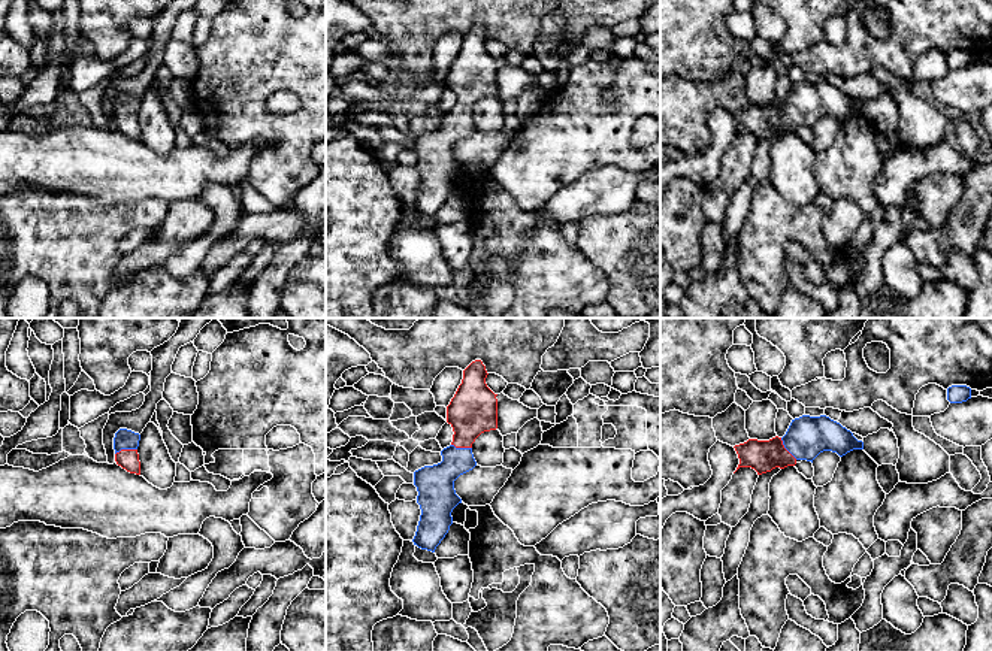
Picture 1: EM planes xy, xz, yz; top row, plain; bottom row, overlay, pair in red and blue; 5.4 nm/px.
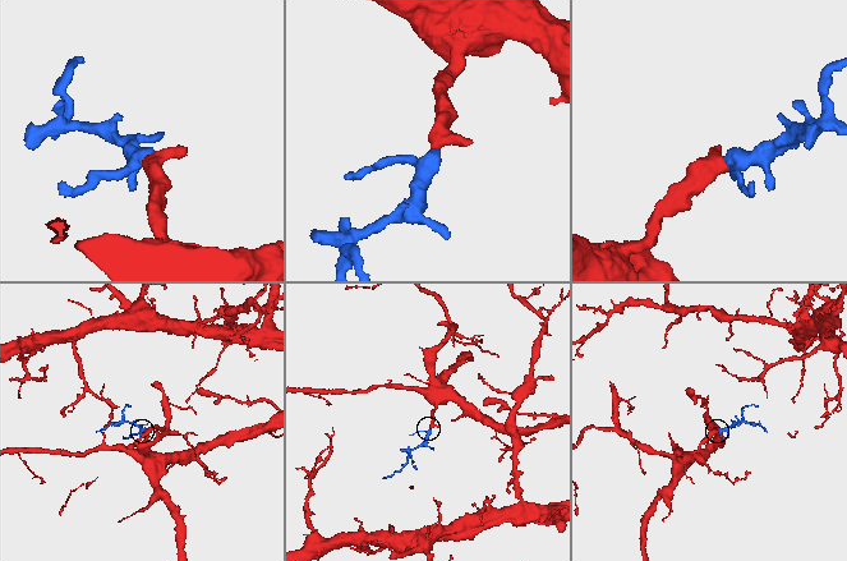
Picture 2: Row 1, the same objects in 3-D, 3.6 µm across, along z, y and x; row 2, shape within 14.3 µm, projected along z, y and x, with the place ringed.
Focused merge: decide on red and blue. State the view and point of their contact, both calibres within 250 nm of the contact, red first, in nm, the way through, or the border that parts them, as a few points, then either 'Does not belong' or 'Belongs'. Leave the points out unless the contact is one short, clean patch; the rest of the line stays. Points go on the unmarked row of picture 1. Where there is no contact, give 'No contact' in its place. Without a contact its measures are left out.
Touches red at xy (126, 115). Thickness 110 nm (red) against 110 nm. Path across: xy (127, 124), (126, 115), (124, 105). Belongs

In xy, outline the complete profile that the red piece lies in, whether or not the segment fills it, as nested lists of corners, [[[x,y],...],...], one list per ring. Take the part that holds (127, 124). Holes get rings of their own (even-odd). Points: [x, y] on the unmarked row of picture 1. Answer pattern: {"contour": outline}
{"contour": [[[120,94],[114,103],[117,130],[136,140],[140,140],[139,106],[140,100],[127,94]]]}

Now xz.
{"contour": [[[481,25],[472,27],[463,36],[462,49],[447,72],[453,108],[441,116],[441,128],[414,137],[421,181],[412,208],[421,215],[435,218],[448,199],[451,178],[462,169],[454,146],[477,131],[472,119],[475,105],[497,94],[497,60],[487,52],[487,40]]]}

